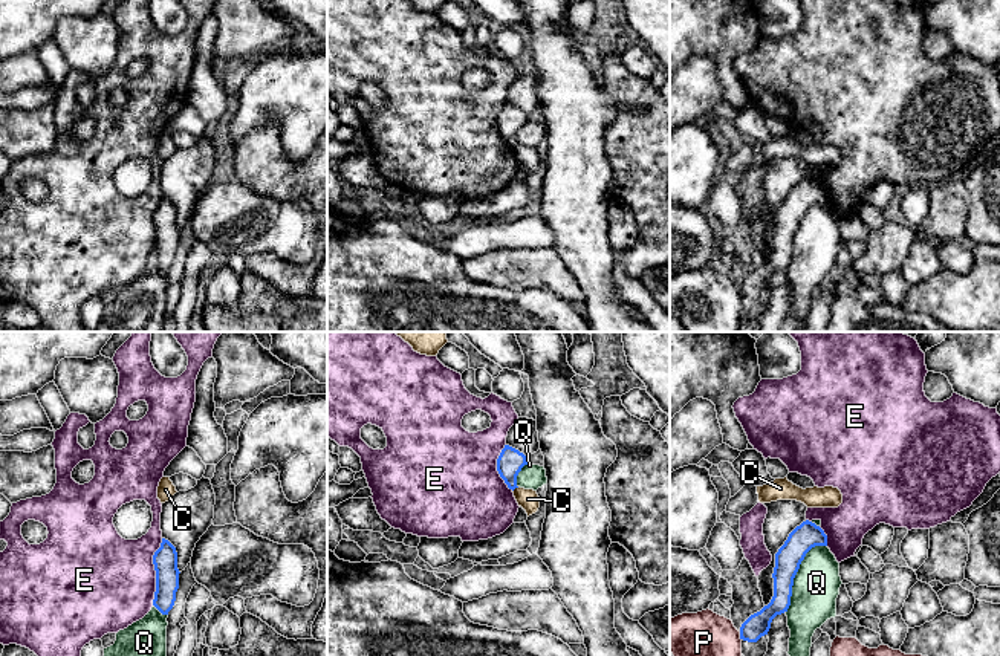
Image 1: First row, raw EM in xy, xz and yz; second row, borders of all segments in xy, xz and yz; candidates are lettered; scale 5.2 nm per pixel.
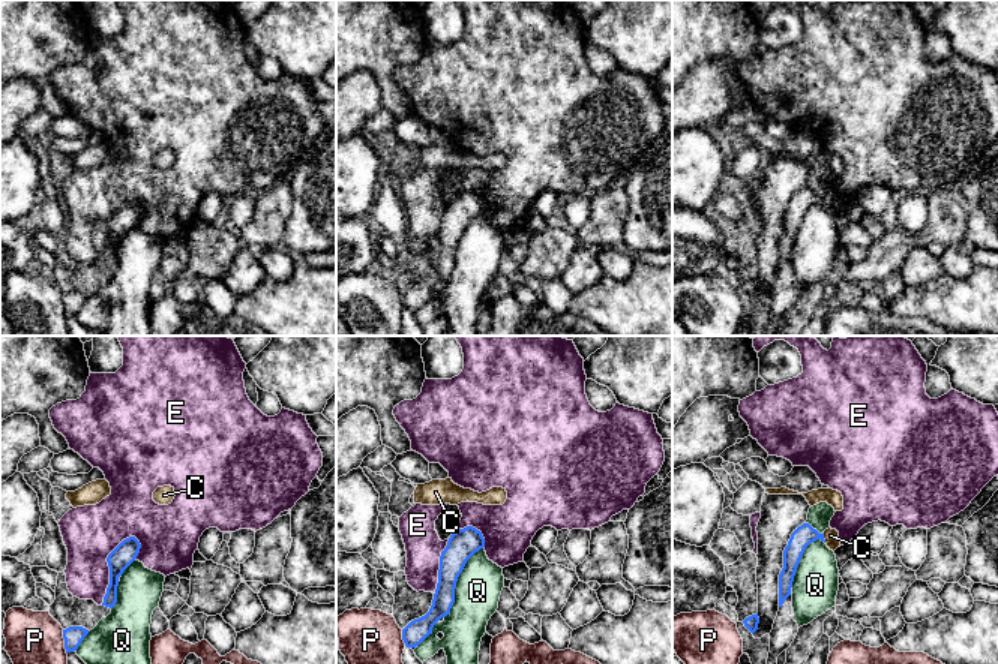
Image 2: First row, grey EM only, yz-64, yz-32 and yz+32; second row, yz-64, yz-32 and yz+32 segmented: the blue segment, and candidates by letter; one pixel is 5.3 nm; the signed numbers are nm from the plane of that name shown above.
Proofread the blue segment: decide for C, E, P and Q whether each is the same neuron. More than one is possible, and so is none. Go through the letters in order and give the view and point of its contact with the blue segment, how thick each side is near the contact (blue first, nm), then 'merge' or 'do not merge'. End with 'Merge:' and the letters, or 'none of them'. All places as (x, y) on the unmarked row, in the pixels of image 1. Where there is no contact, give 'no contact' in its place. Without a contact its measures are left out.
C: contact xz (516, 144); calibres 140 and 110 nm; do not merge
E: contact xy (156, 230); calibres 130 and 480 nm; do not merge
P: contact yz (740, 294); calibres 120 and 340 nm; do not merge
Q: contact yz (795, 231); calibres 140 and 240 nm; do not merge
Merge: none of them

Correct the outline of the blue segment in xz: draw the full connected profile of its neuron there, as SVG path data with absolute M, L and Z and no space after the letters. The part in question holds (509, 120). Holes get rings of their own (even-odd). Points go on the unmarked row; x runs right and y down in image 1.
M505 102L497 116L497 128L509 147L514 148L515 145L518 145L517 133L524 122L528 122L526 113L518 107Z

